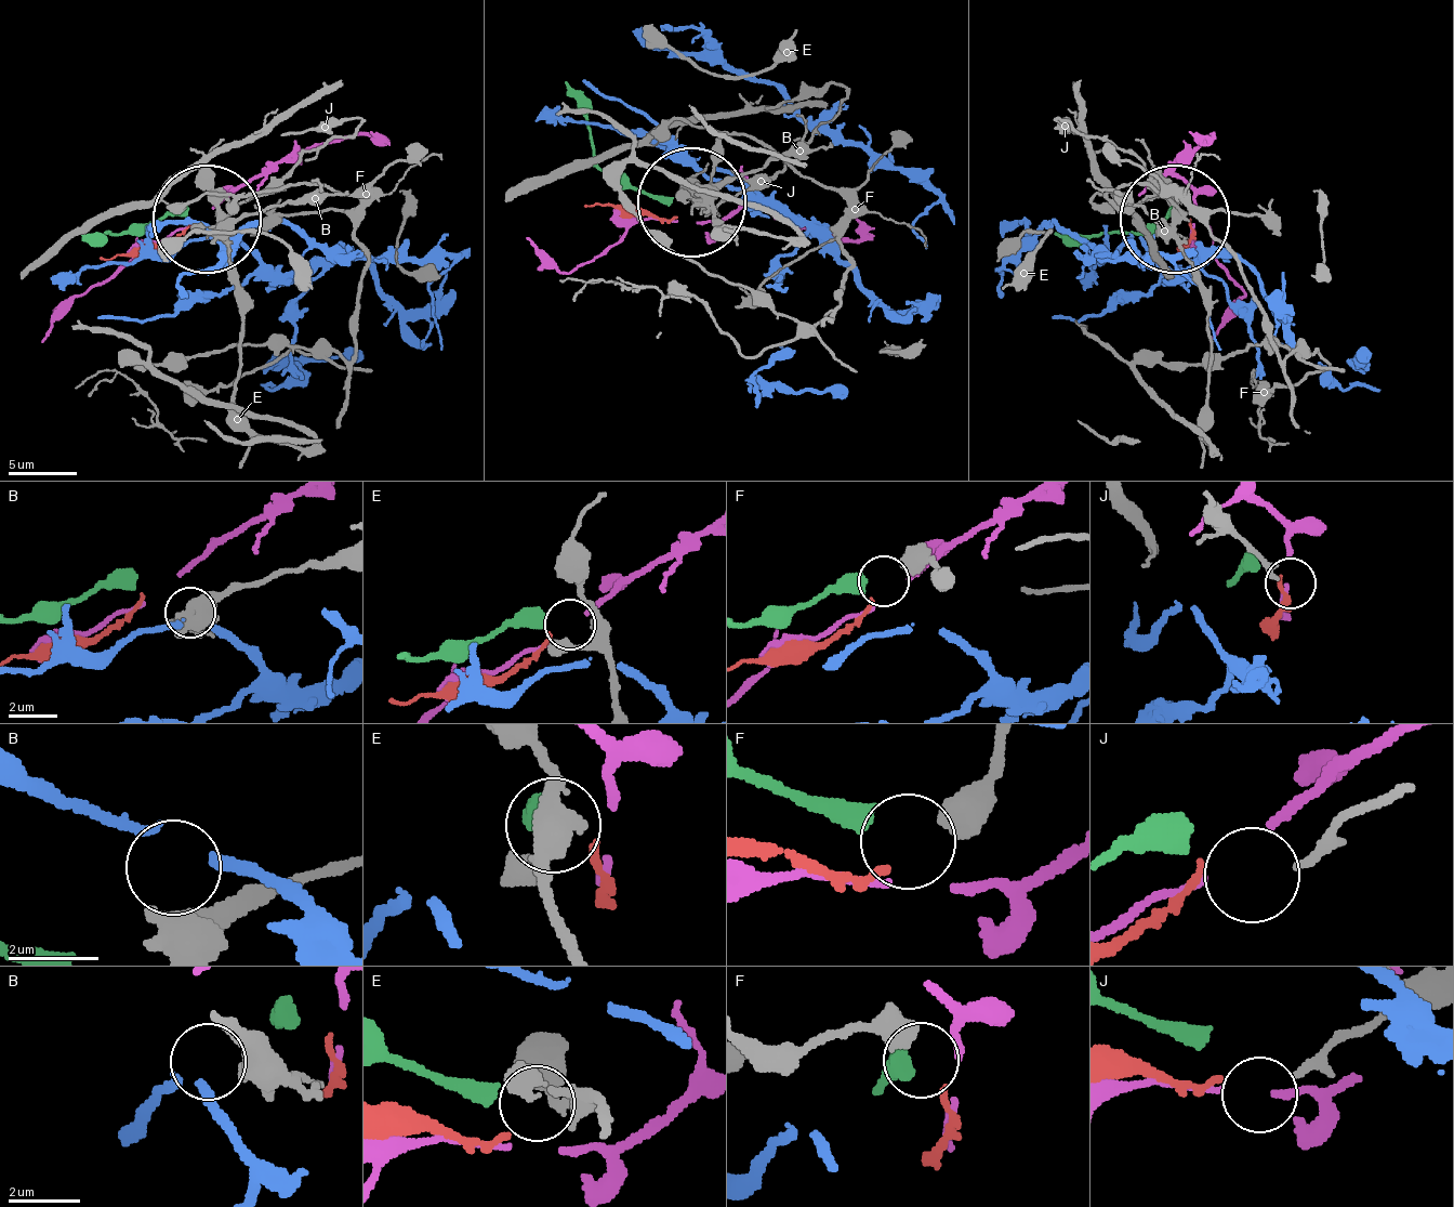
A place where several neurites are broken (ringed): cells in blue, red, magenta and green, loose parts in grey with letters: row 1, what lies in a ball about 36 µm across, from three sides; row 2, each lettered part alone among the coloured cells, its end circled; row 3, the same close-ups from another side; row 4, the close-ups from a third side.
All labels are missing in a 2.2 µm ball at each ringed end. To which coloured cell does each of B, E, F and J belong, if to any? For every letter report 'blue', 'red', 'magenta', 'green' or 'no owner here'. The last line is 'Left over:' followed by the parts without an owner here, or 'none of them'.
B: blue
E: green
F: red
J: no owner here
Left over: J

